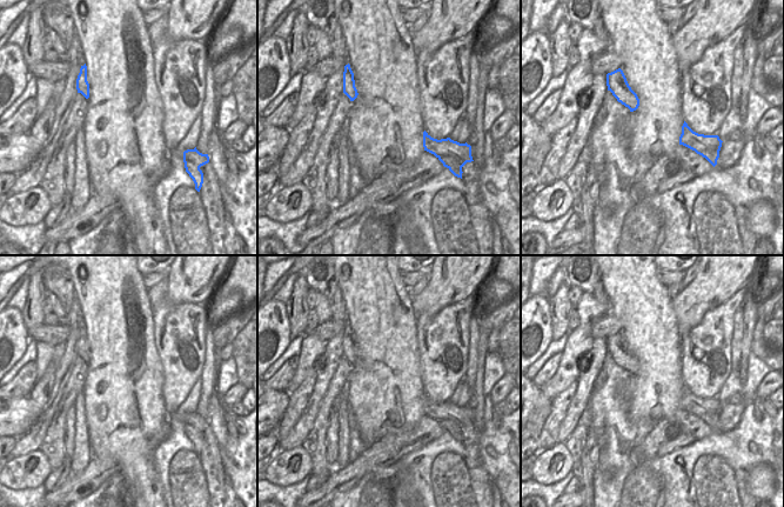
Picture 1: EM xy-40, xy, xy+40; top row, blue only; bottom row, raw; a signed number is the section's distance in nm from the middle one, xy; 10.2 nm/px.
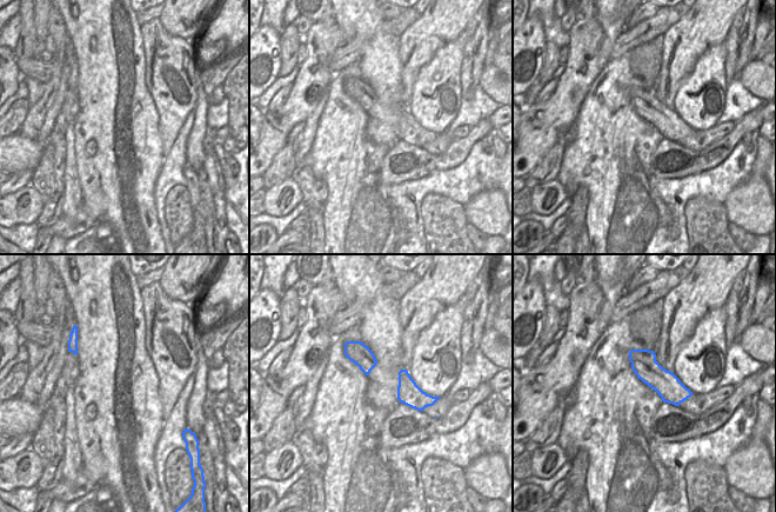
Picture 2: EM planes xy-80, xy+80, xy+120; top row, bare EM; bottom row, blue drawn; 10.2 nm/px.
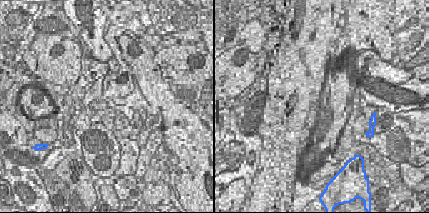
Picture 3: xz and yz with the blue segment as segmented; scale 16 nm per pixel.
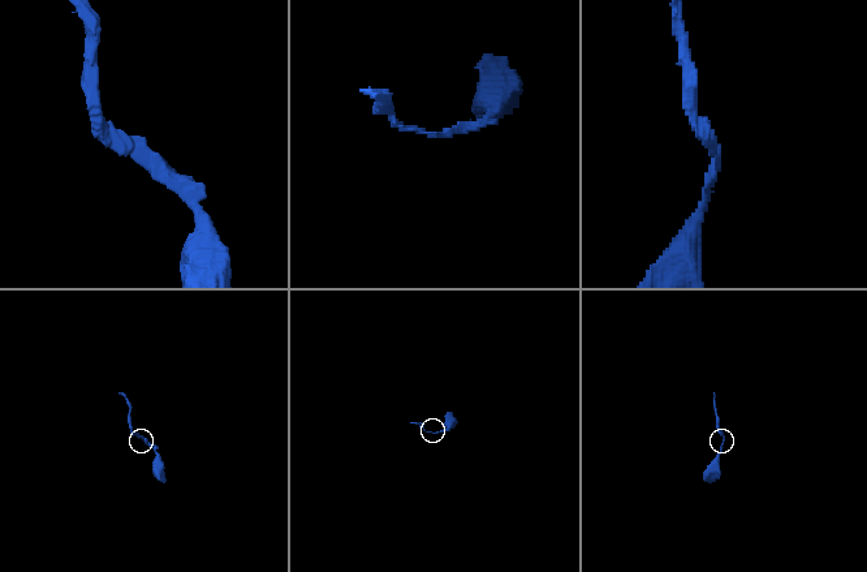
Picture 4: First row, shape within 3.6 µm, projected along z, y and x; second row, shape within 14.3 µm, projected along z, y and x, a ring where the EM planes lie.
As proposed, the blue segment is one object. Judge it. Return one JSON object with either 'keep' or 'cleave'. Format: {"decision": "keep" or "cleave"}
{"decision": "cleave"}

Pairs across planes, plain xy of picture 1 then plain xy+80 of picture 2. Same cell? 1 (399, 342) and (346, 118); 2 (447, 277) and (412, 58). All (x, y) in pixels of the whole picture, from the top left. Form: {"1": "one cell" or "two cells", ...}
{"1": "two cells", "2": "one cell"}

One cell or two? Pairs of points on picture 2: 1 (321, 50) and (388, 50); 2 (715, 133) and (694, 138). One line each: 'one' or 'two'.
1: two
2: one

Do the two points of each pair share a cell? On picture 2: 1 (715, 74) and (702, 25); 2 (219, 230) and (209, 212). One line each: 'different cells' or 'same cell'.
1: different cells
2: different cells

